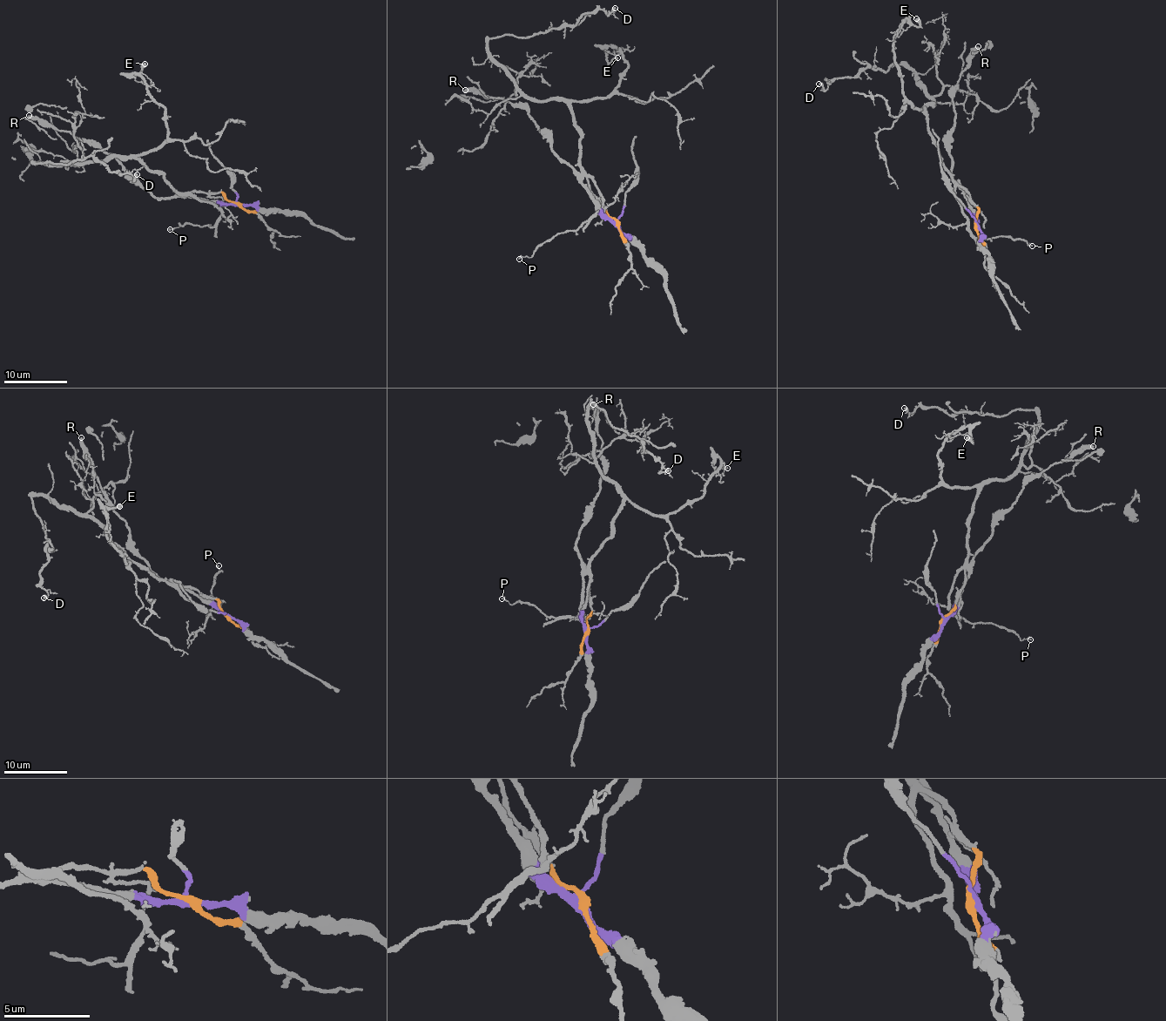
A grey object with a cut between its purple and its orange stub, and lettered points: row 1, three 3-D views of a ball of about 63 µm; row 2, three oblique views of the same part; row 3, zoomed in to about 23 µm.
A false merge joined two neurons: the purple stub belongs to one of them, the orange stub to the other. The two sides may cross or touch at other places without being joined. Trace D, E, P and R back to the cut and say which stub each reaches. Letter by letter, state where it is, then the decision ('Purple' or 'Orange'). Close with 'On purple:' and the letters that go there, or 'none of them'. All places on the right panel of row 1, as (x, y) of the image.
D: Place: (818, 84). Orange
E: Place: (916, 18). Orange
P: Place: (1032, 246). Orange
R: Place: (978, 46). Purple
On purple: R

